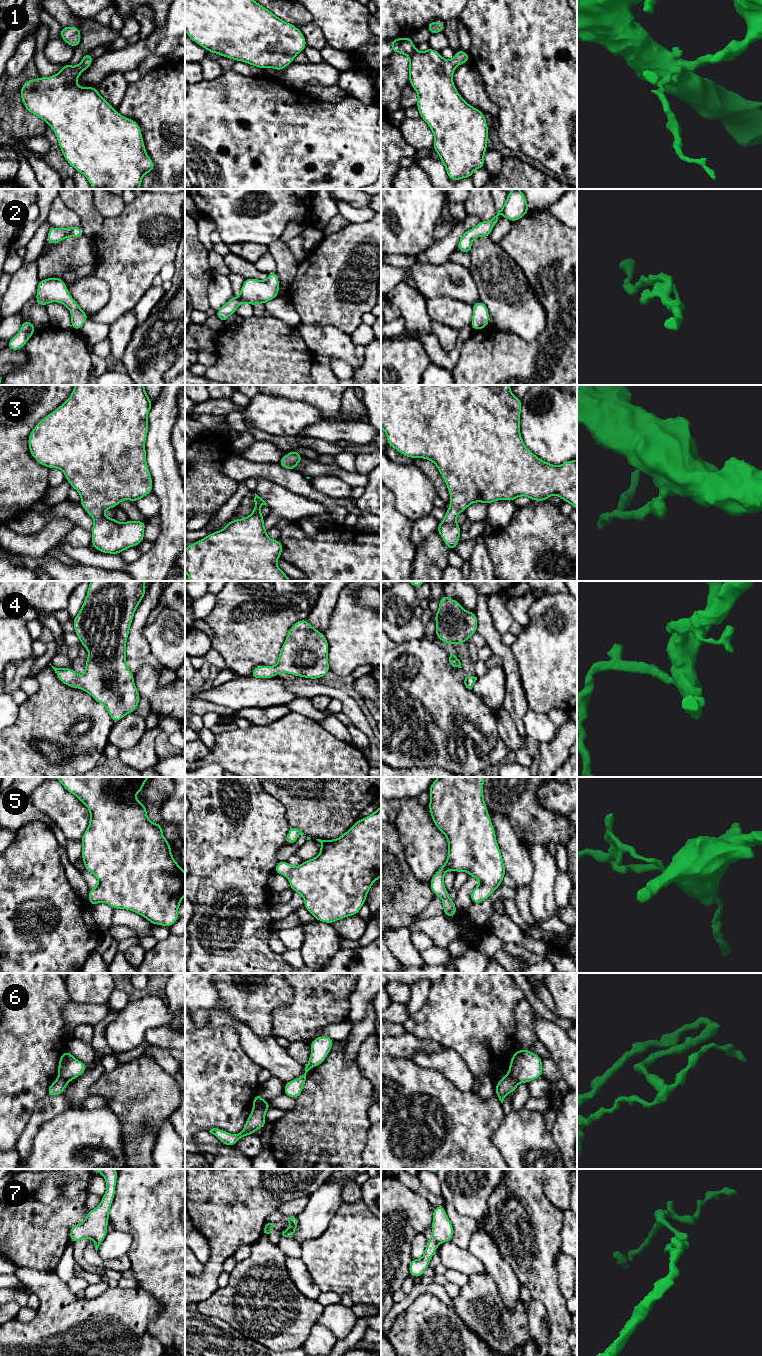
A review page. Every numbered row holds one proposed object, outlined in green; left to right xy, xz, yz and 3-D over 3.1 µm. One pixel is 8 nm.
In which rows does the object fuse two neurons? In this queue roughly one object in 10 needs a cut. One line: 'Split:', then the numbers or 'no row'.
Split: 6

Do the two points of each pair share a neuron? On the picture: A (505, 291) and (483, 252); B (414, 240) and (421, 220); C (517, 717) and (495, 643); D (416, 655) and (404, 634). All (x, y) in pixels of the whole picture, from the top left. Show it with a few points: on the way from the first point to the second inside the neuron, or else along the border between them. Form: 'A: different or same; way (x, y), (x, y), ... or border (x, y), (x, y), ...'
A: same; way (500, 281), (489, 262)
B: same; way (414, 235), (414, 227), (416, 225)
C: same; way (515, 699), (509, 661)
D: different; border (424, 637), (418, 640), (402, 642), (391, 640)

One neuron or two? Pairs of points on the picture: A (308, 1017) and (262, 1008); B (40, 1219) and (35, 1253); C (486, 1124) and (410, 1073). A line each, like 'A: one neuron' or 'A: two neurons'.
A: two neurons
B: one neuron
C: one neuron

